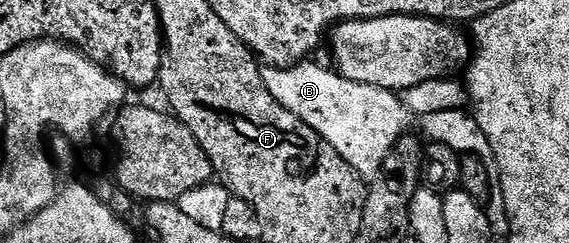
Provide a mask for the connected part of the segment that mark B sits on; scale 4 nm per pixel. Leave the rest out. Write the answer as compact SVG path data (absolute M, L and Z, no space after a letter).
M302 61L296 67L265 65L261 67L261 76L271 97L275 97L283 109L291 109L295 117L311 125L311 129L366 181L377 178L393 146L408 132L405 130L409 127L411 112L387 89L351 81L338 75L336 70L319 69L310 61Z

